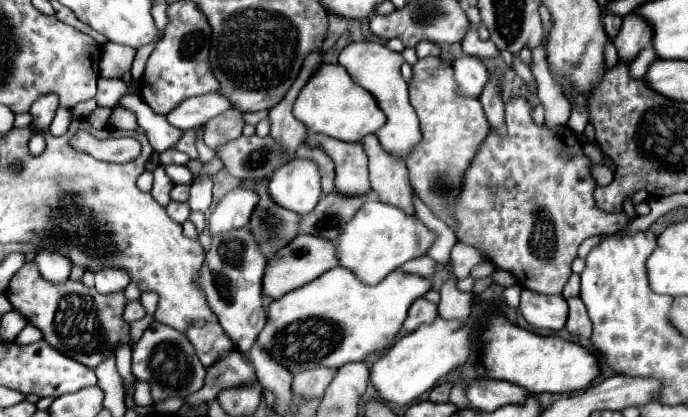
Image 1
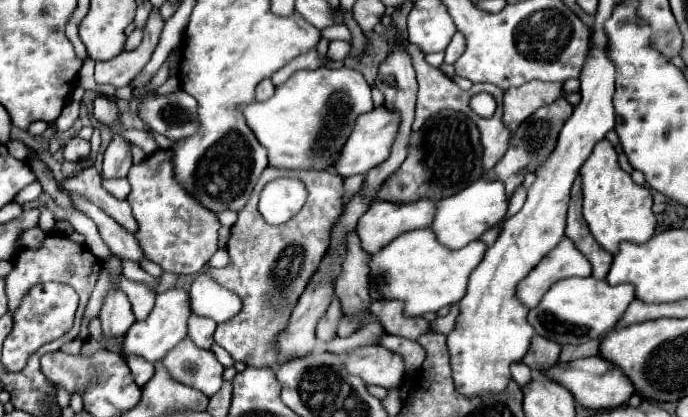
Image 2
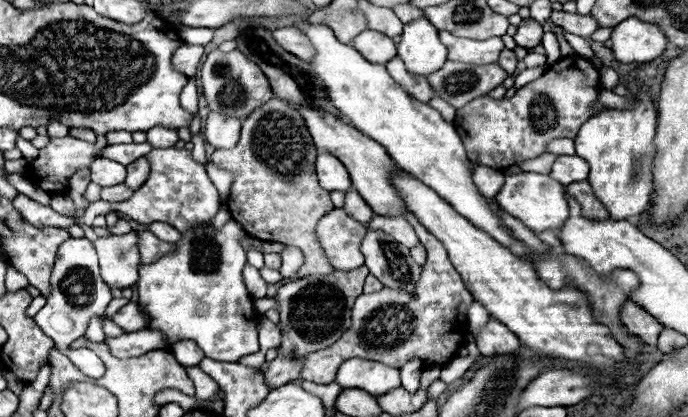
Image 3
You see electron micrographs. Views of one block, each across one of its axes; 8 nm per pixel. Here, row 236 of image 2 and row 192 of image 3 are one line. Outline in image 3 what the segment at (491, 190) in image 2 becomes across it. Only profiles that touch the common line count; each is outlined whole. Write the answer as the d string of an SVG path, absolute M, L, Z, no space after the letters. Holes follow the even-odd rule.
M300 18L298 22L294 22L294 26L298 26L312 42L314 56L312 60L308 60L308 64L312 66L316 78L320 78L332 104L350 120L354 128L382 144L388 150L390 158L402 170L420 178L426 186L430 186L446 202L450 202L460 214L464 214L470 222L486 230L500 244L508 246L514 254L522 256L528 252L526 246L514 240L512 234L508 234L508 230L500 226L500 218L496 218L490 212L488 202L474 186L474 164L468 160L460 136L452 124L444 122L442 116L428 104L408 96L400 88L400 84L390 78L384 64L368 62L364 56L358 54L354 46L338 42L328 26L310 24L308 18Z

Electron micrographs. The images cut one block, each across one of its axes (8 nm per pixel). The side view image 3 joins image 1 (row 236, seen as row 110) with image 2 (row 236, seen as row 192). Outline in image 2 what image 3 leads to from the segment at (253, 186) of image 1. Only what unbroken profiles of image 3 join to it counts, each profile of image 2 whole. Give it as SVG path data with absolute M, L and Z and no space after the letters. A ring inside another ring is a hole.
M266 168L252 192L250 202L238 212L238 220L232 226L226 250L230 264L226 268L212 268L212 278L224 288L236 292L242 298L242 310L228 322L218 324L214 342L230 352L234 360L242 360L248 366L272 366L276 352L272 342L278 332L288 326L288 318L296 300L302 296L308 278L316 272L330 244L330 228L340 218L344 208L344 180L330 172L292 172L292 178L304 182L308 200L292 220L280 226L270 226L258 212L258 198L262 188L276 178L290 178L286 170Z

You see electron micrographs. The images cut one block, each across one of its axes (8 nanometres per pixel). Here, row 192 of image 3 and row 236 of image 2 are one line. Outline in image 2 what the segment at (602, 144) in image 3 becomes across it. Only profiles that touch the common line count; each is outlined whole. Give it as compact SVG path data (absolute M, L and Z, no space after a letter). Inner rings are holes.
M608 140L594 146L594 152L582 168L582 194L584 220L608 252L614 254L622 240L650 240L654 234L656 216L652 212L652 194L648 188L634 184L630 174L618 166L618 154Z

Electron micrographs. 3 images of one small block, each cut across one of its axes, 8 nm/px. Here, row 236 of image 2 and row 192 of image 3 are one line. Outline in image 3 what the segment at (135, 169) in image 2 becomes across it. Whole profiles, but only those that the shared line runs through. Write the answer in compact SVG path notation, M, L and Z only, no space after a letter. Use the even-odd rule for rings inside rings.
M154 148L150 154L150 176L144 182L142 188L136 190L136 194L124 202L108 204L108 202L94 202L88 206L88 210L82 216L84 224L90 224L96 214L108 214L108 212L120 212L130 216L132 220L140 224L152 224L152 222L168 222L178 232L186 232L190 228L206 226L220 210L220 196L210 182L206 170L202 164L192 160L192 152L188 150L176 150L176 148Z

